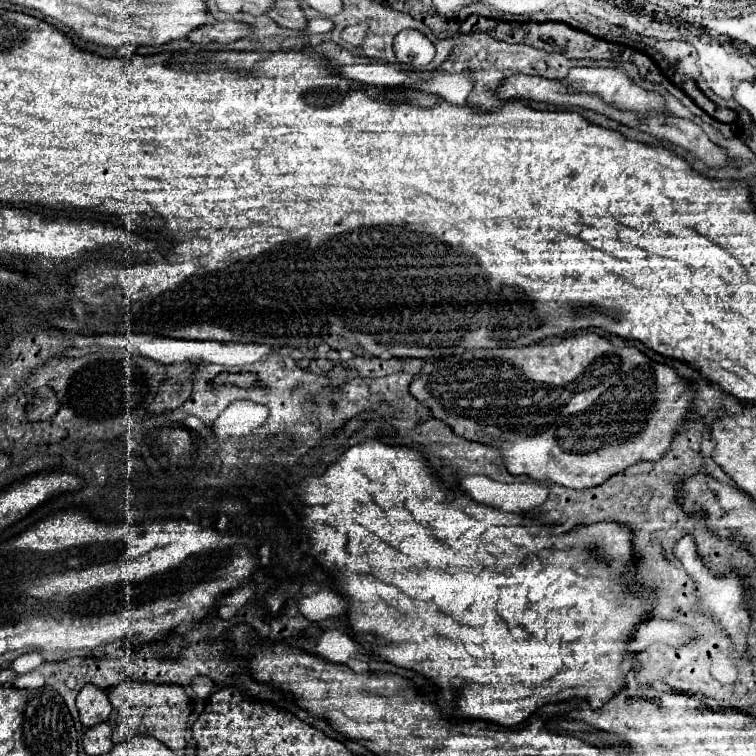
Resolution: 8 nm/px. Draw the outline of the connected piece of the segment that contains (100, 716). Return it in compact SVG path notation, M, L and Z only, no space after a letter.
M84 685L76 697L76 707L80 713L80 721L86 727L92 727L96 723L102 723L108 719L112 707L102 689L96 685Z

